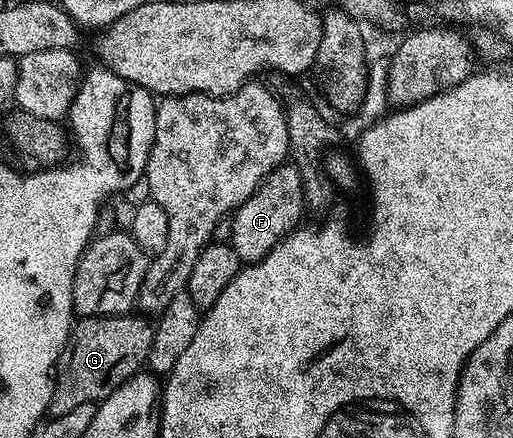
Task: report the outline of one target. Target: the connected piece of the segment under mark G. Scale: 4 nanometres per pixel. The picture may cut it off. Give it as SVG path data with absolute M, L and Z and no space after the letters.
M136 312L81 317L73 325L68 345L54 371L48 414L57 418L70 412L70 408L78 408L78 404L99 403L113 394L127 378L141 373L152 347L153 329L153 323Z

